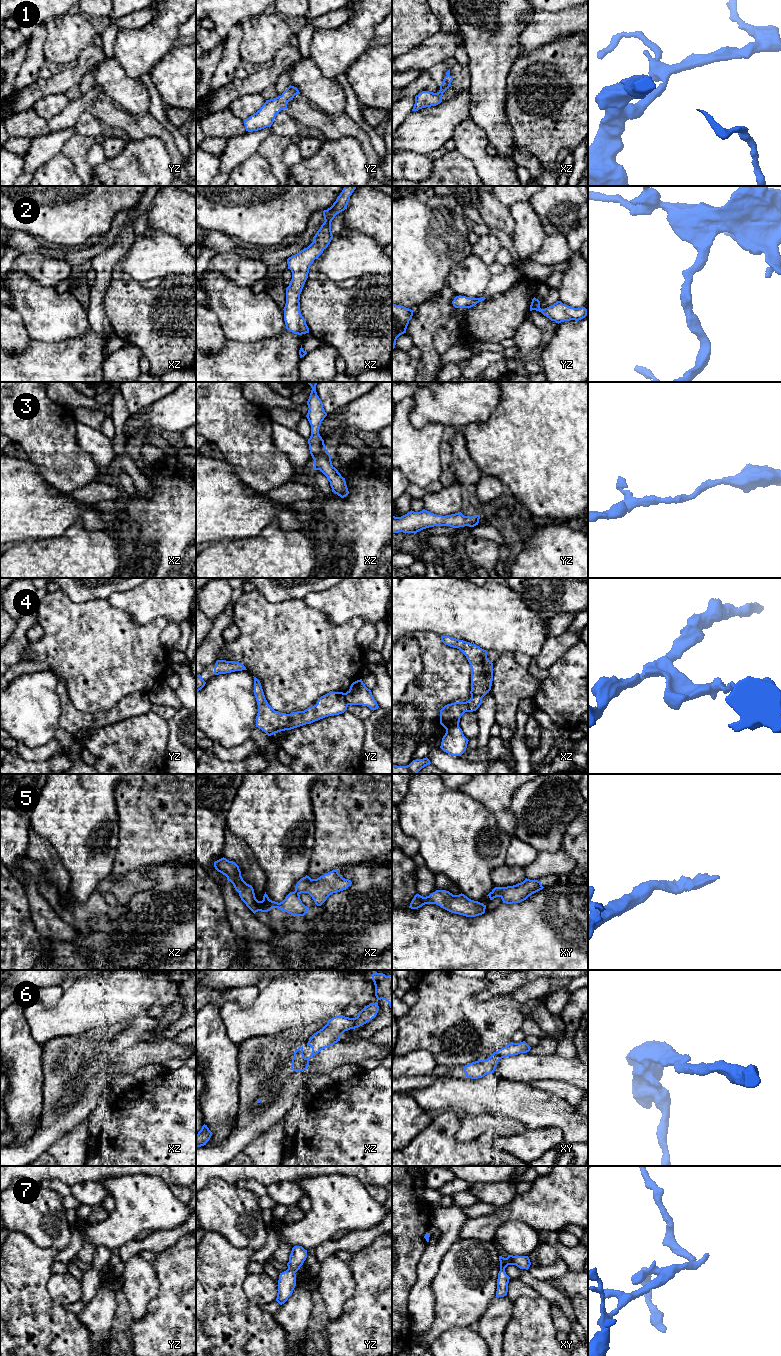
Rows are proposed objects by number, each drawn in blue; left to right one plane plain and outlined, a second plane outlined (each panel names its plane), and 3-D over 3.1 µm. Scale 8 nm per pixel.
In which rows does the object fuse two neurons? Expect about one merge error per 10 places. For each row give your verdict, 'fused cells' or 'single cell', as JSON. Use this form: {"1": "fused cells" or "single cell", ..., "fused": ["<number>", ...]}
{"1": "single cell", "2": "single cell", "3": "single cell", "4": "fused cells", "5": "fused cells", "6": "single cell", "7": "single cell", "fused": ["4", "5"]}

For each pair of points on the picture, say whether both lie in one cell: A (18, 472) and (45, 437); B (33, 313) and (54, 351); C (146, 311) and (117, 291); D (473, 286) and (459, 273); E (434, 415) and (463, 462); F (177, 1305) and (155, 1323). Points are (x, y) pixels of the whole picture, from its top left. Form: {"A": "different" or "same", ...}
{"A": "different", "B": "different", "C": "same", "D": "same", "E": "different", "F": "same"}

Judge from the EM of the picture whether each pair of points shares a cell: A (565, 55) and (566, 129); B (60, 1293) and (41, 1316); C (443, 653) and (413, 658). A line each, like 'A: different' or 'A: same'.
A: same
B: different
C: different

